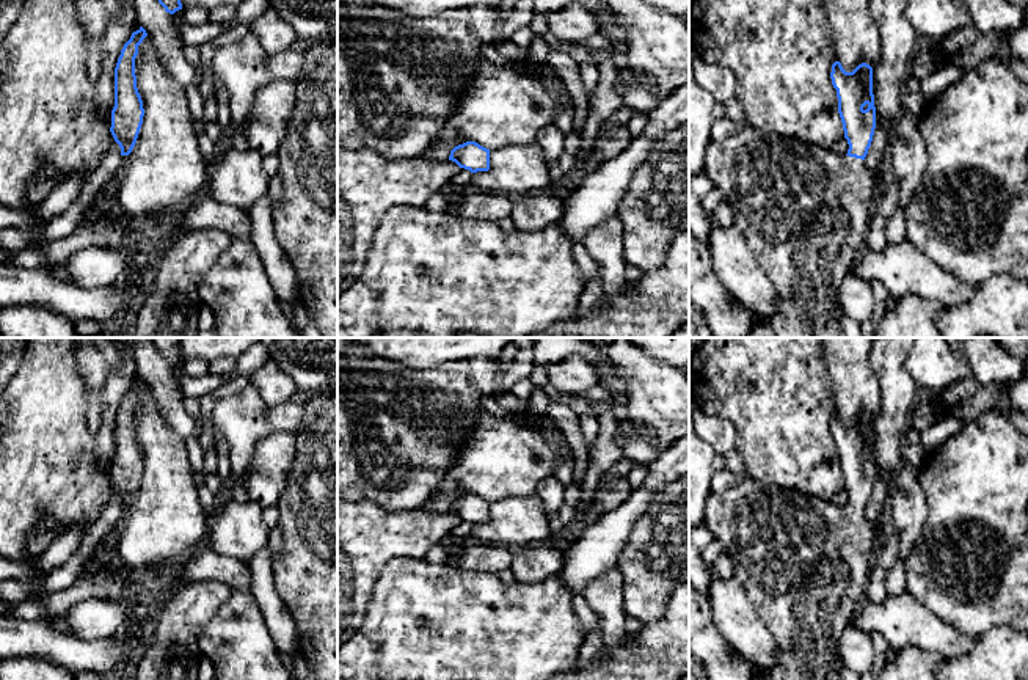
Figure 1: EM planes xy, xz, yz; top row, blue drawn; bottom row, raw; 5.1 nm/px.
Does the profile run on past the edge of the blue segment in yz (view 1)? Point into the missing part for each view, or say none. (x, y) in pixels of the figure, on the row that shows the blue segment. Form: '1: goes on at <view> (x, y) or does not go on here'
1: goes on at yz (804, 211)

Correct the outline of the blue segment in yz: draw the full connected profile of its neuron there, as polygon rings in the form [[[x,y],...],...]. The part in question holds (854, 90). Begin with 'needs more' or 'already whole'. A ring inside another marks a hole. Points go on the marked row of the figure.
needs more; [[[835,61],[830,79],[849,144],[844,155],[767,135],[747,121],[735,122],[727,116],[714,119],[705,151],[703,171],[730,204],[735,226],[774,287],[777,313],[769,324],[775,338],[862,338],[862,327],[844,314],[838,291],[868,242],[876,210],[876,185],[865,165],[876,129],[873,68],[862,63],[846,72]]]

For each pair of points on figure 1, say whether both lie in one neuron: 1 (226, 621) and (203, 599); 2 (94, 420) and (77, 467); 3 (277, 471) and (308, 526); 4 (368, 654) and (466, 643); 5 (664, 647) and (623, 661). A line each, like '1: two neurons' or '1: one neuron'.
1: two neurons
2: two neurons
3: two neurons
4: one neuron
5: one neuron

